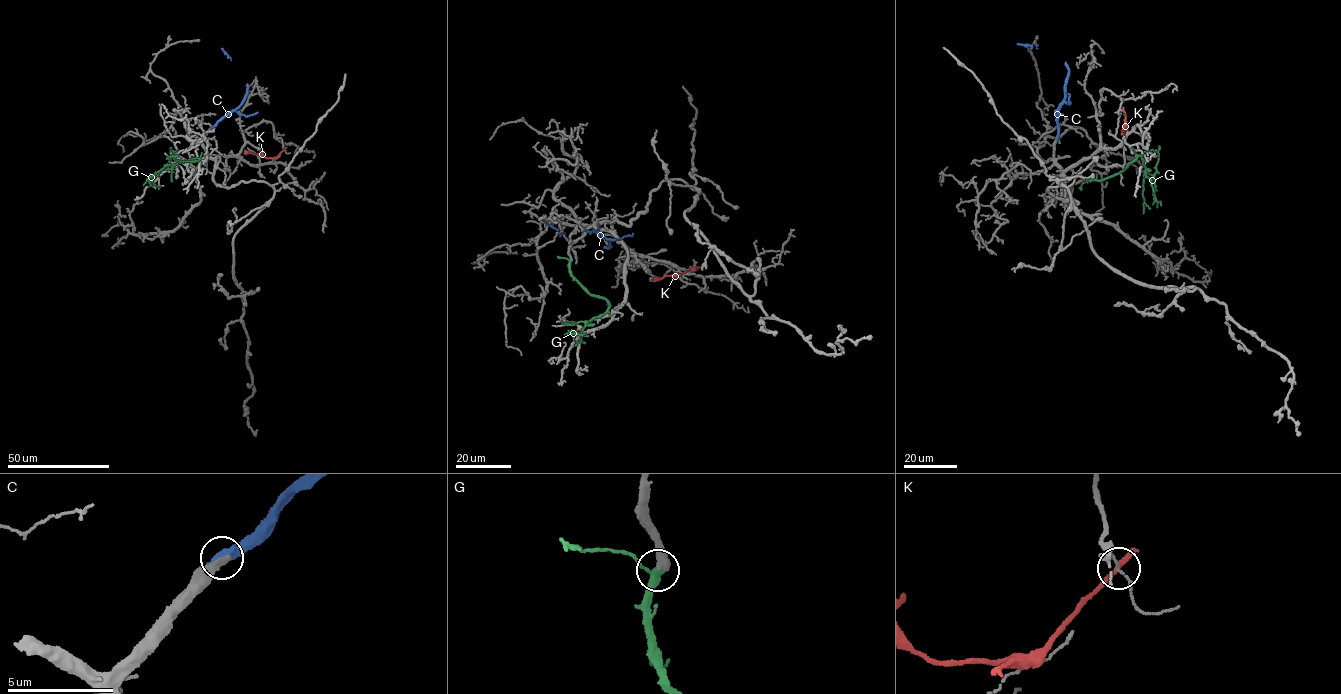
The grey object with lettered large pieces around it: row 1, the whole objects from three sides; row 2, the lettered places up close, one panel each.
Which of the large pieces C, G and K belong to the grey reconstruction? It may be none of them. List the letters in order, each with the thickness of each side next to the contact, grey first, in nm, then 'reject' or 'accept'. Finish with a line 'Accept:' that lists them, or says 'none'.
C: 380/440 nm | accept
G: 440/280 nm | accept
K: 90/200 nm | reject
Accept: C, G

